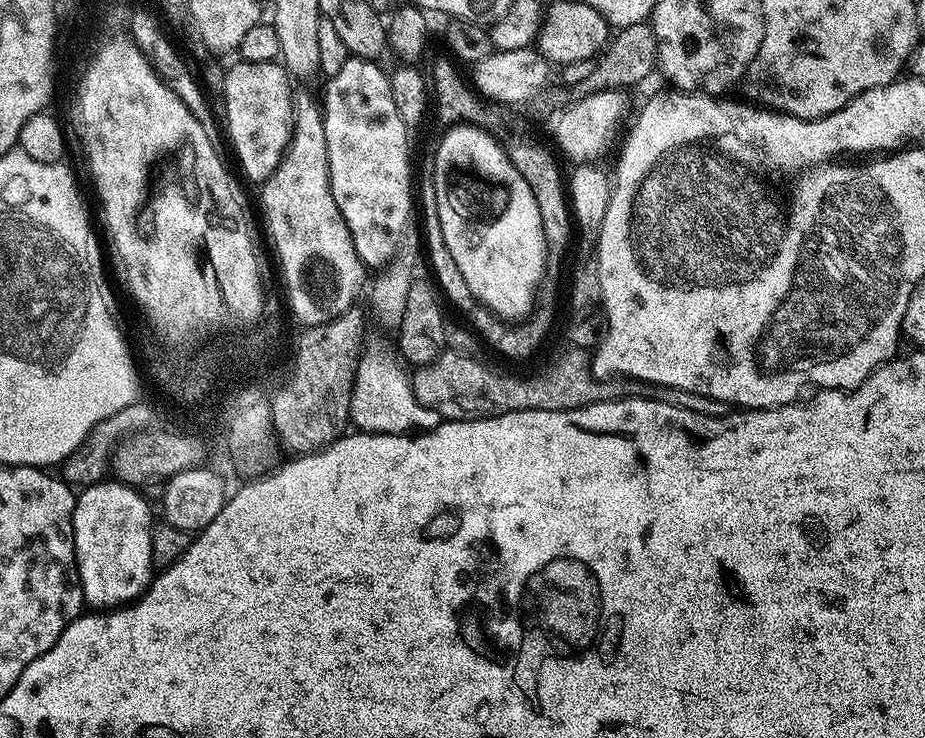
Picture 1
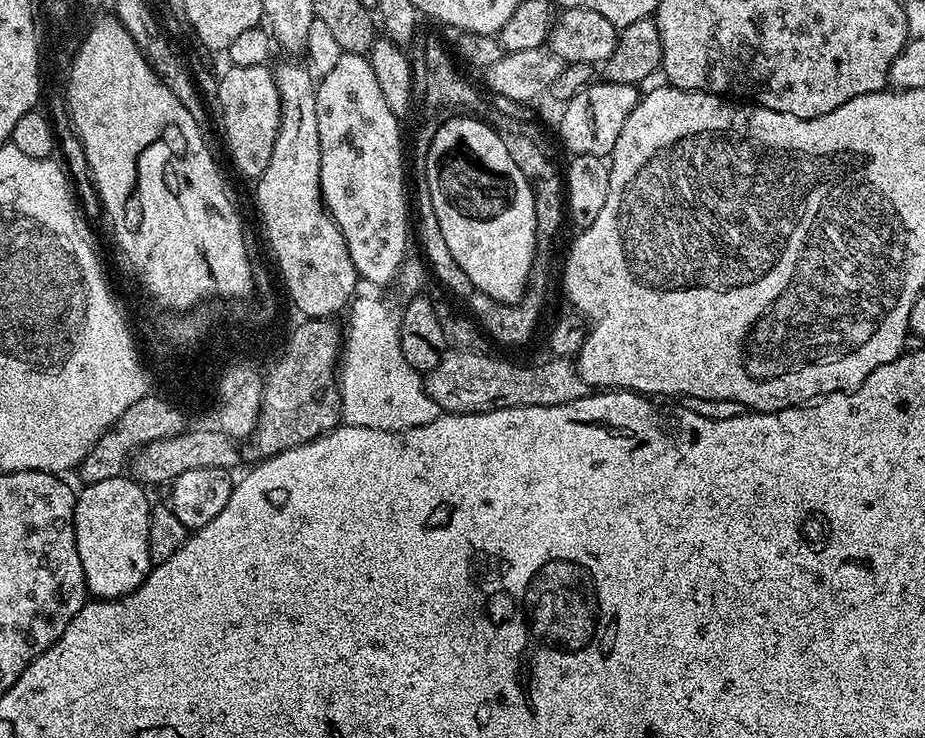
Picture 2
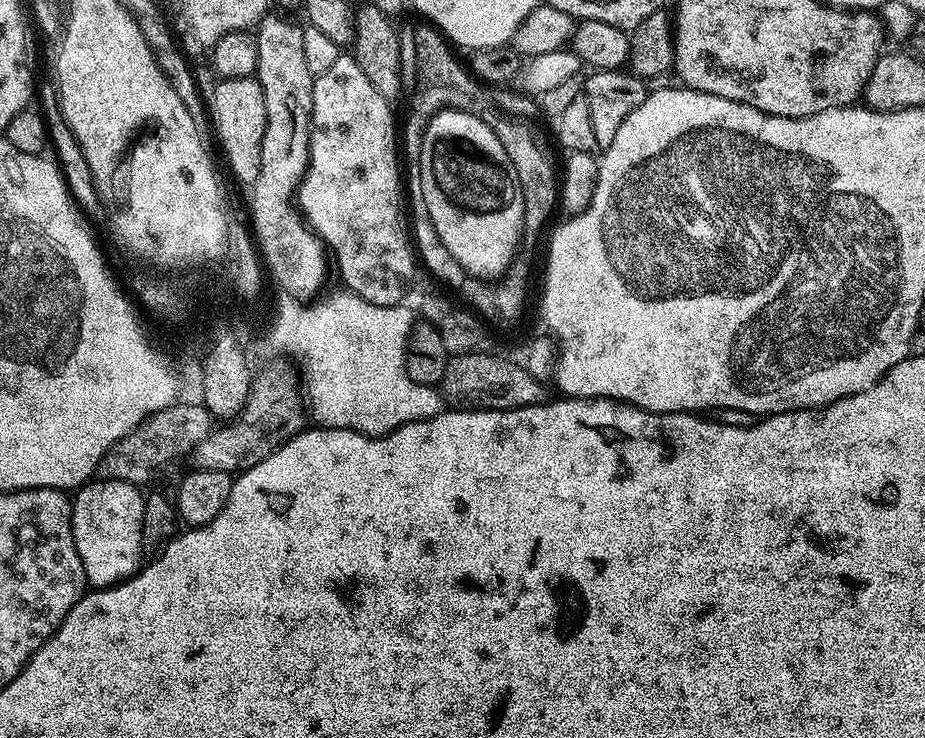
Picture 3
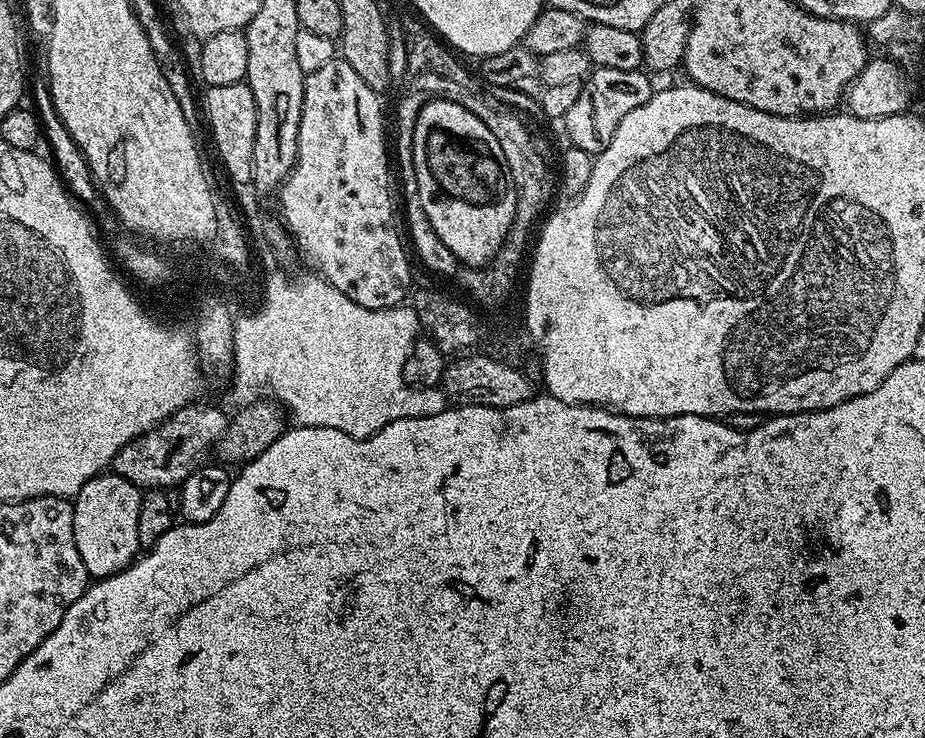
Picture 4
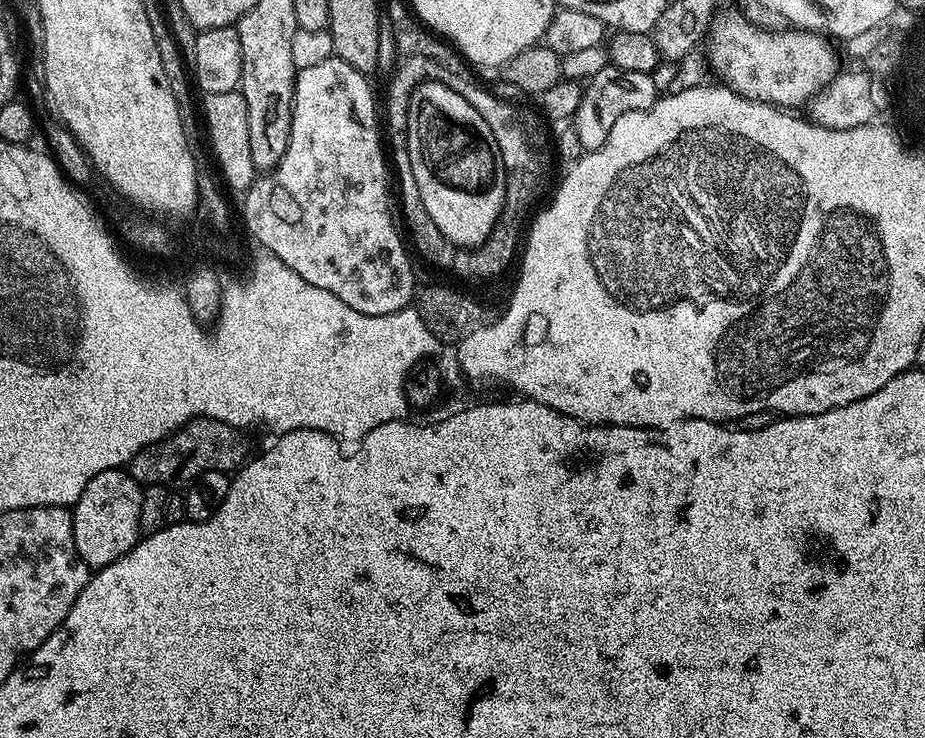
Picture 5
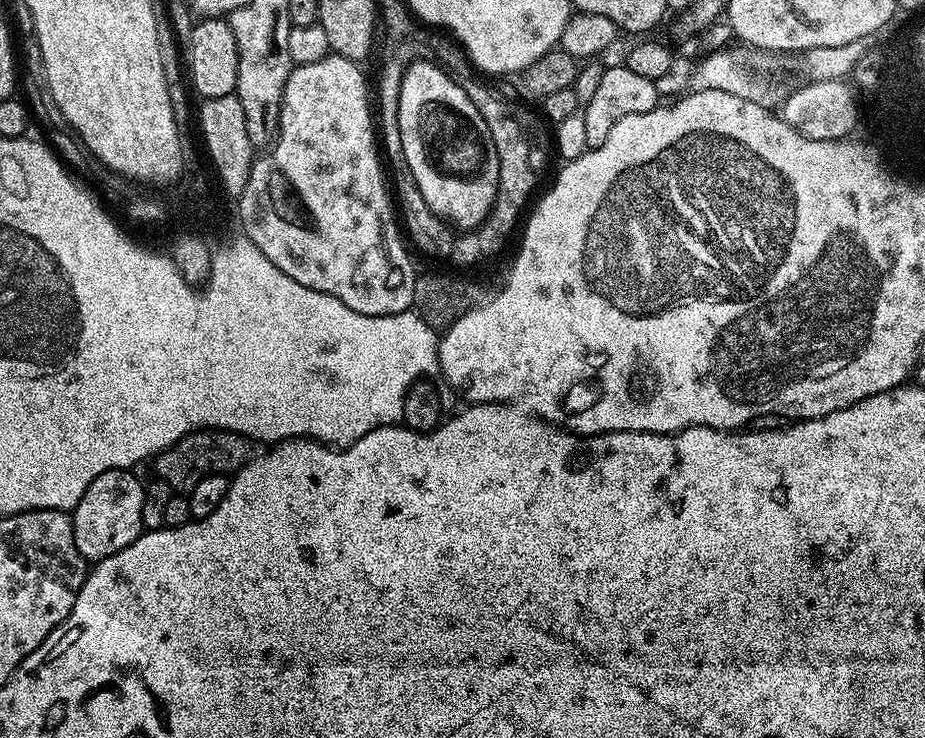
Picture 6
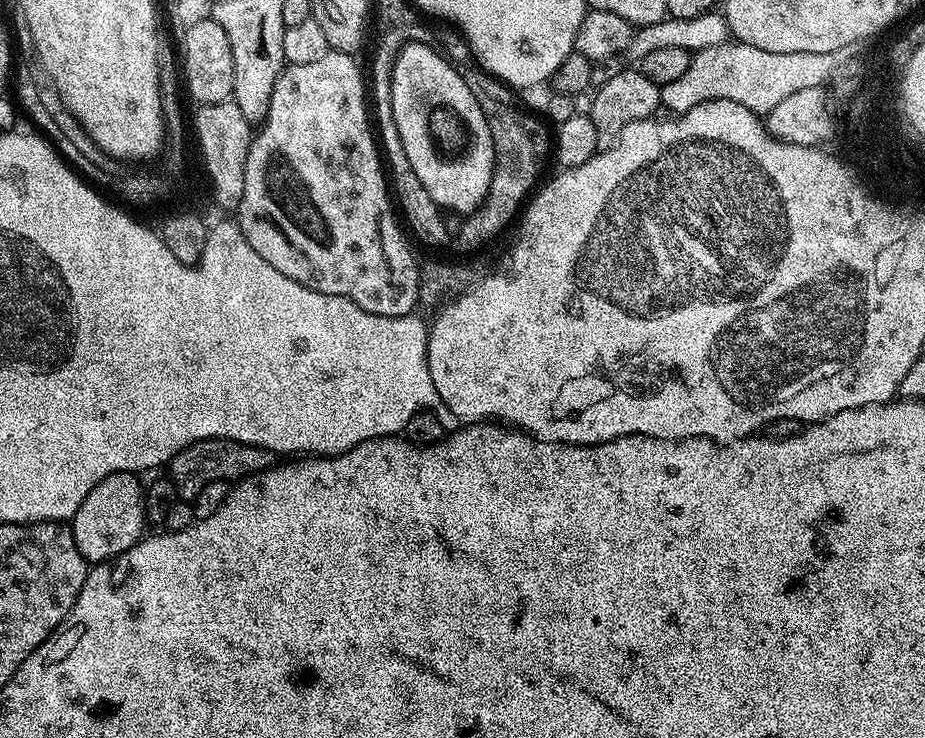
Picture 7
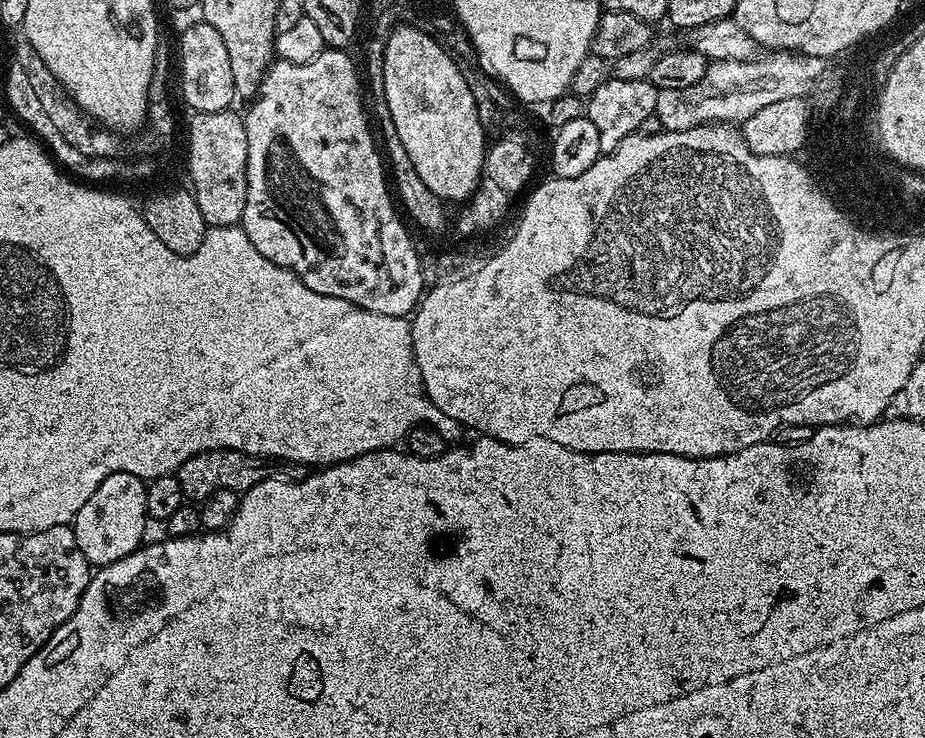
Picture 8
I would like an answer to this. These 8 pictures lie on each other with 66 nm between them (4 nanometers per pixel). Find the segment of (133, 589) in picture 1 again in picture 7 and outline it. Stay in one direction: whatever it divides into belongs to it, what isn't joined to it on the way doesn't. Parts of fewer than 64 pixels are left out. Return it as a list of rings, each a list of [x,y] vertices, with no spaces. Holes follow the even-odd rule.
[[[115,472],[94,490],[90,490],[88,499],[78,506],[73,514],[70,527],[74,534],[74,542],[78,550],[89,562],[111,562],[130,550],[145,535],[146,521],[144,519],[144,489],[140,484],[141,477],[130,472]]]

